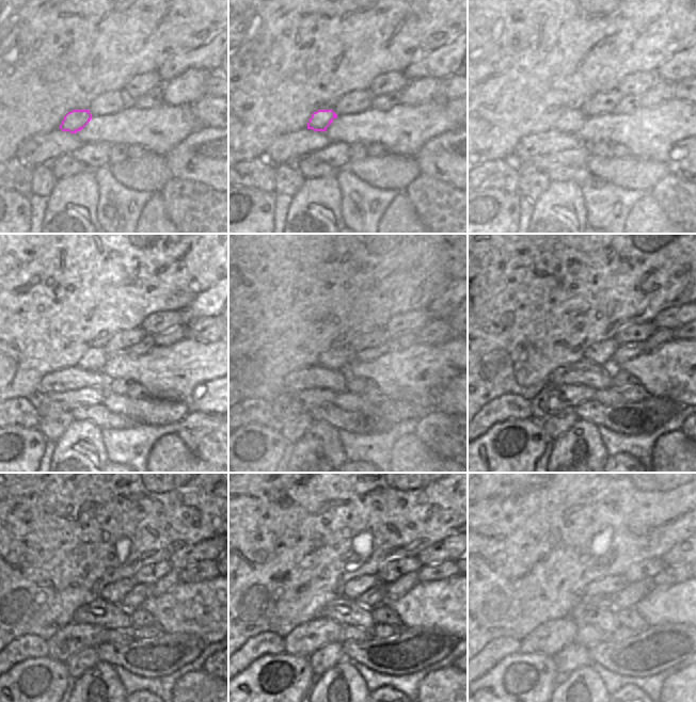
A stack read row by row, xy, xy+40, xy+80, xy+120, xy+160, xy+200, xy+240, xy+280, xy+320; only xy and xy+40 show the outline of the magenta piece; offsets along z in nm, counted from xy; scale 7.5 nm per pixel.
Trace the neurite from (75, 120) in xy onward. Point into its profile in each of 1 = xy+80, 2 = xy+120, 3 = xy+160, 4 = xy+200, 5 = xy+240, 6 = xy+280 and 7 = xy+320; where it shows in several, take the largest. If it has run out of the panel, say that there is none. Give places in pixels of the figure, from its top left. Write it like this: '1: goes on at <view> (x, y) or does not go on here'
1: goes on at xy+80 (571, 122)
2: goes on at xy+120 (94, 360)
3: goes on at xy+160 (335, 359)
4: goes on at xy+200 (600, 353)
5: goes on at xy+240 (114, 592)
6: goes on at xy+280 (354, 588)
7: goes on at xy+320 (615, 584)

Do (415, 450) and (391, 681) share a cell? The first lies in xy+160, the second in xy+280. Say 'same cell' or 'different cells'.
different cells

